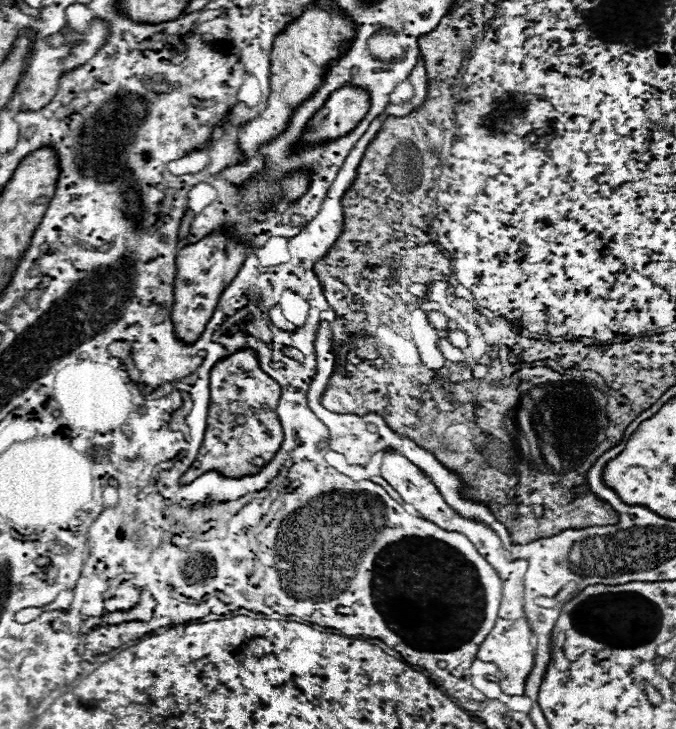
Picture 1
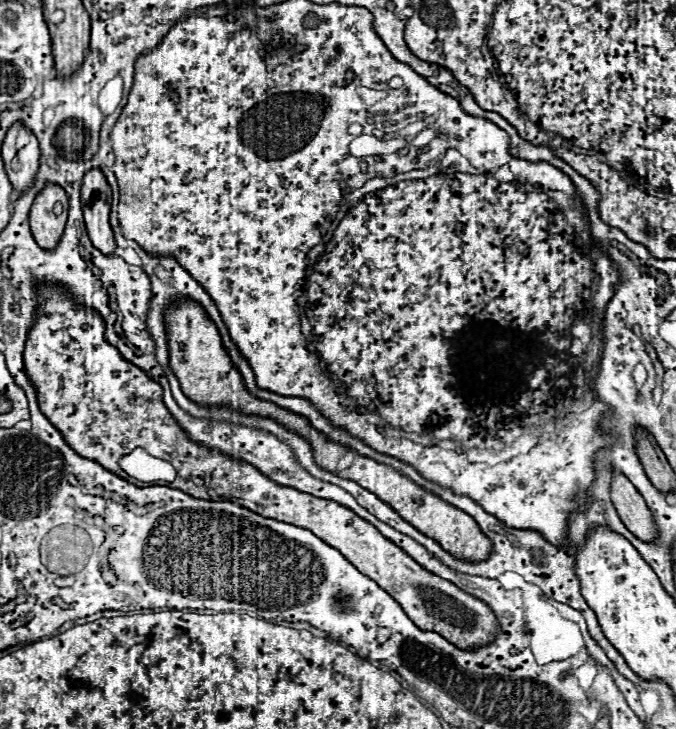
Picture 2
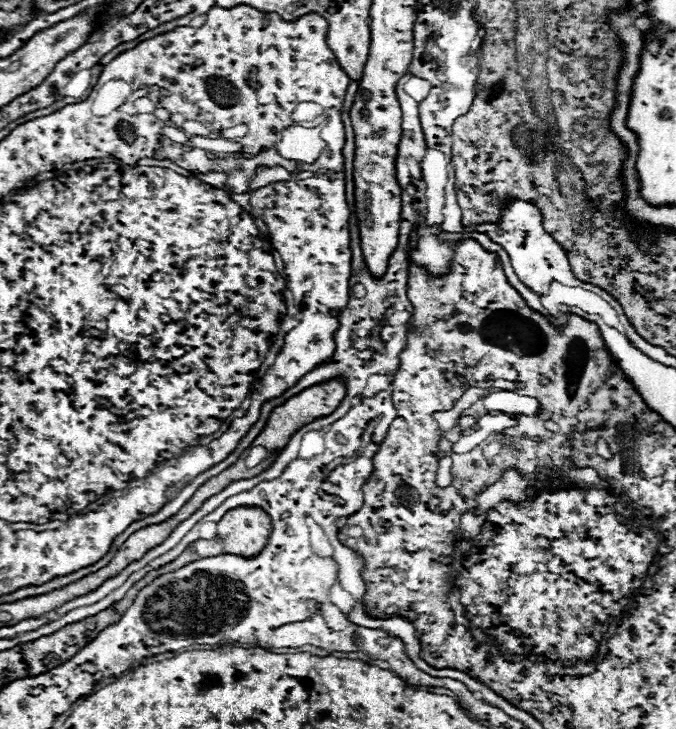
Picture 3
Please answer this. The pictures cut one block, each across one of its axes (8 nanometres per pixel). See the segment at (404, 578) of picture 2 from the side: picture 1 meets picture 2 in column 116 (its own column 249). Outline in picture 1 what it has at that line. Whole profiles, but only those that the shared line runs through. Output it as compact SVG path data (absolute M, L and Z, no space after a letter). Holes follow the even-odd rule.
M240 350L224 360L220 360L210 372L210 406L208 406L208 426L204 442L200 446L196 462L180 478L182 484L190 484L200 474L216 470L228 478L240 478L256 472L250 468L250 458L260 456L266 462L282 446L282 424L276 414L282 388L266 372L262 372L258 358L252 350Z

